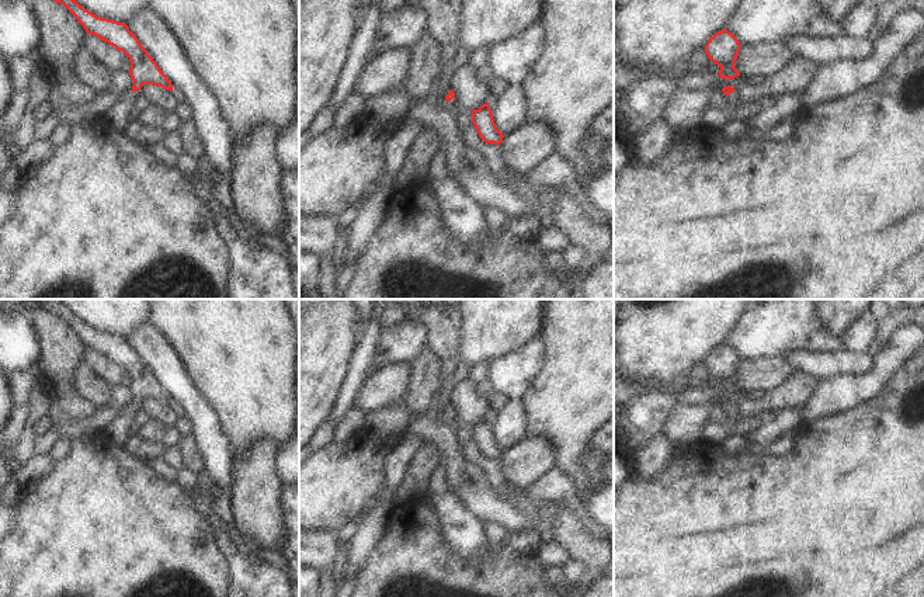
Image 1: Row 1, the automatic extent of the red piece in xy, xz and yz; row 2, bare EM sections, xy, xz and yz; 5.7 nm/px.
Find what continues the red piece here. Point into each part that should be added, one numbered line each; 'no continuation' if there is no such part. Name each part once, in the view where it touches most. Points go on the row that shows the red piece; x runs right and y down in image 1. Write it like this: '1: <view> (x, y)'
1: xy (117, 115)

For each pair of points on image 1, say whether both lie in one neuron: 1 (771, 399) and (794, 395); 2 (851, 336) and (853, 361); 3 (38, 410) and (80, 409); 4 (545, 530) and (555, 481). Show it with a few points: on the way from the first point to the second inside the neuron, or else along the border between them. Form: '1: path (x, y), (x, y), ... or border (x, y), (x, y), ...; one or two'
1: path (777, 399), (788, 395); one
2: border (844, 349), (867, 354); two
3: border (41, 381), (51, 403), (49, 413); two
4: border (556, 500), (566, 506); two

